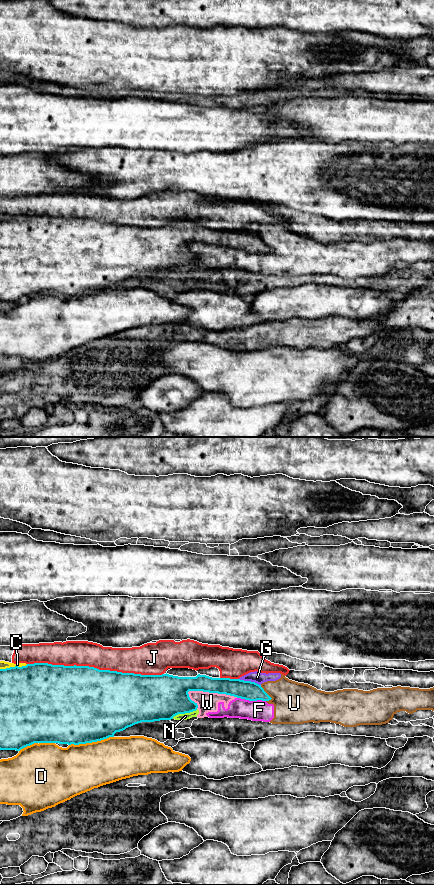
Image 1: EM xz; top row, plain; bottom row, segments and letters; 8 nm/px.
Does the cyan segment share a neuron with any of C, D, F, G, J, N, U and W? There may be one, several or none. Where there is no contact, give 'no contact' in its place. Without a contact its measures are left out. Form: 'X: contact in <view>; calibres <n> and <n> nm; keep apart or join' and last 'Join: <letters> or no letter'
C: contact in xz; calibres 460 and 60 nm; keep apart
D: contact in xz; calibres 500 and 380 nm; keep apart
F: contact in xz; calibres 150 and 170 nm; keep apart
G: contact in xz; calibres 150 and 90 nm; keep apart
J: contact in xz; calibres 500 and 200 nm; keep apart
N: contact in xz; calibres 360 and 50 nm; keep apart
U: contact in xz; calibres 150 and 340 nm; keep apart
W: contact in xz; calibres 150 and 160 nm; keep apart
Join: no letter

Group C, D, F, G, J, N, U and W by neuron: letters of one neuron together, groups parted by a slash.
C / D / F G N U W / J

